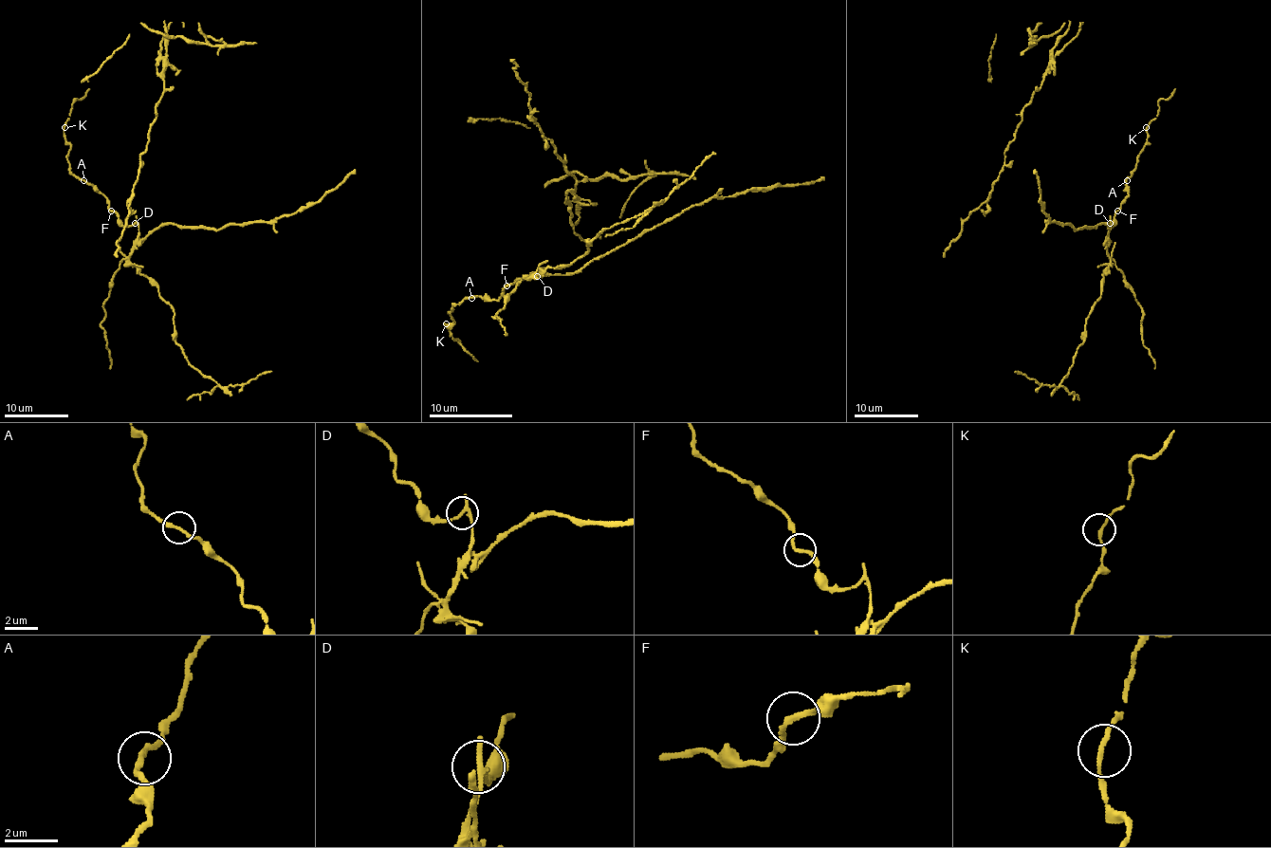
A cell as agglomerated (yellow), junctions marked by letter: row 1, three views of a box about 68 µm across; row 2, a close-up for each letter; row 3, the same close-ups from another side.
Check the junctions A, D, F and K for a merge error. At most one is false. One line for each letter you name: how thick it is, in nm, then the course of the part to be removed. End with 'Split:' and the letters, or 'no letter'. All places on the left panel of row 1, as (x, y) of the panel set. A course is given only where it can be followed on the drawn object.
D: Thickness 220 nm
Split: D

